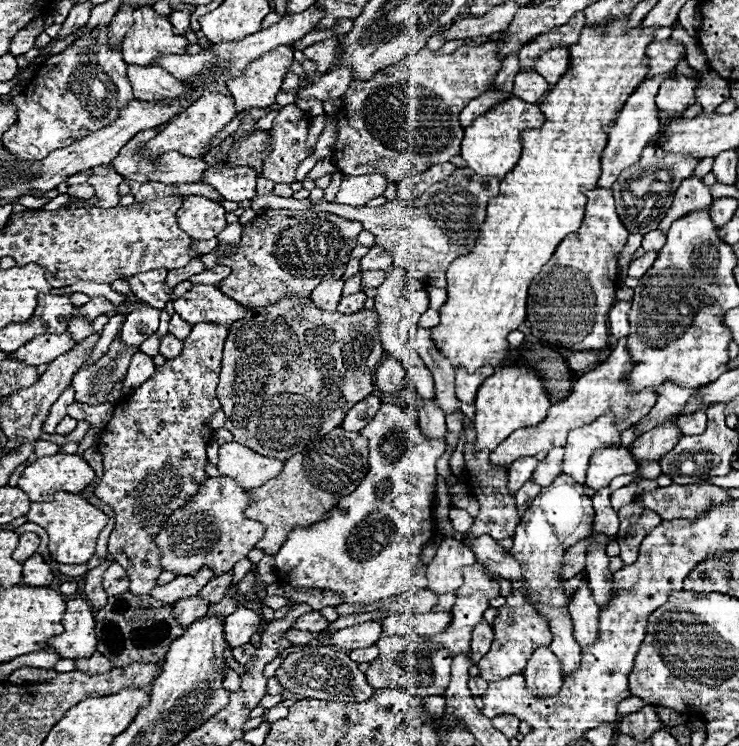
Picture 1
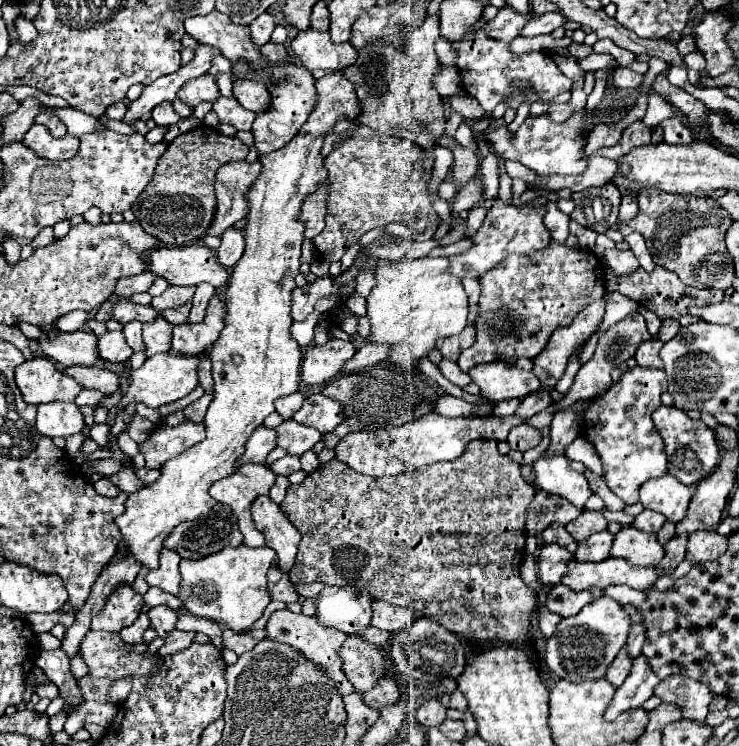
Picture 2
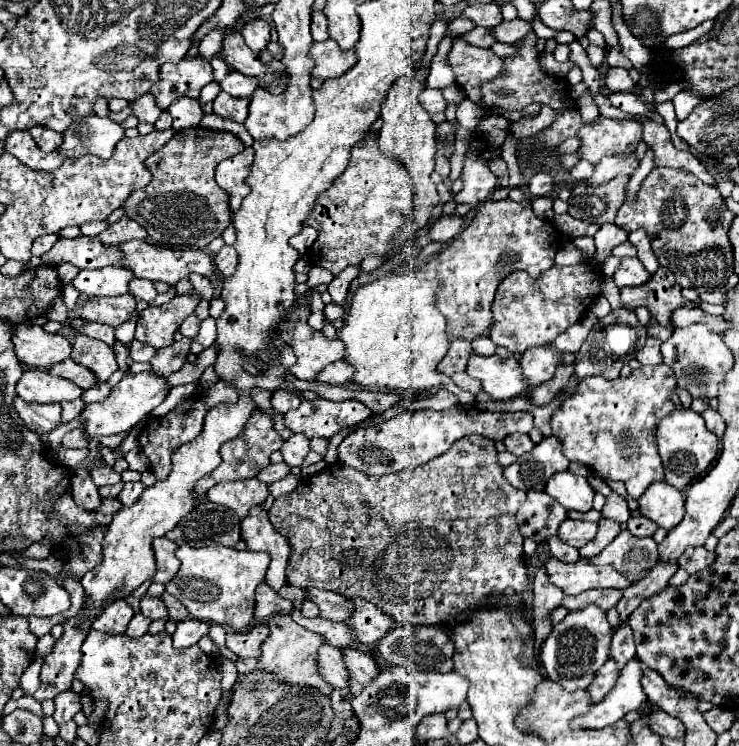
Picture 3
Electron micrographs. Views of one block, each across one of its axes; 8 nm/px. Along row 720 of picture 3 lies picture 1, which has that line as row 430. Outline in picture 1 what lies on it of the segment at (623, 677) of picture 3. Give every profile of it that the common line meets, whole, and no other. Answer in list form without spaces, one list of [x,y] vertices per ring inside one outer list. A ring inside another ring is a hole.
[[[612,412],[600,416],[590,426],[576,428],[568,434],[568,442],[564,446],[566,452],[562,474],[568,474],[576,484],[584,484],[588,458],[592,456],[594,450],[604,446],[620,446],[620,432],[616,430]]]

